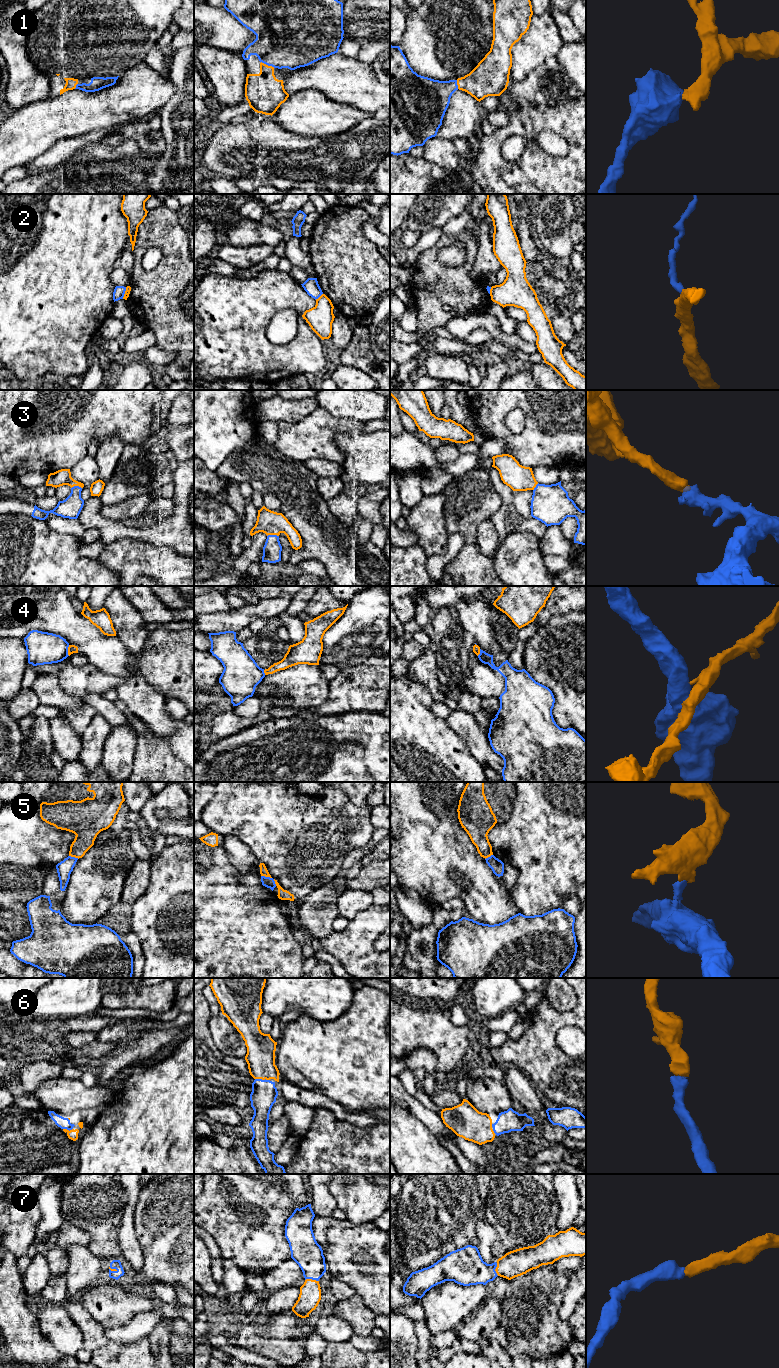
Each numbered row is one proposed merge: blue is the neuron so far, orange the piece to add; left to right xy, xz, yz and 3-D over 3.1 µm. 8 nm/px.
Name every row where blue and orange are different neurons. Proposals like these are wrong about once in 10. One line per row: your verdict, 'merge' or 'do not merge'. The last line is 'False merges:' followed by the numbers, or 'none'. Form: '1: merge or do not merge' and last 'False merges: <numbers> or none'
1: merge
2: do not merge
3: merge
4: merge
5: do not merge
6: merge
7: merge
False merges: 2, 5

